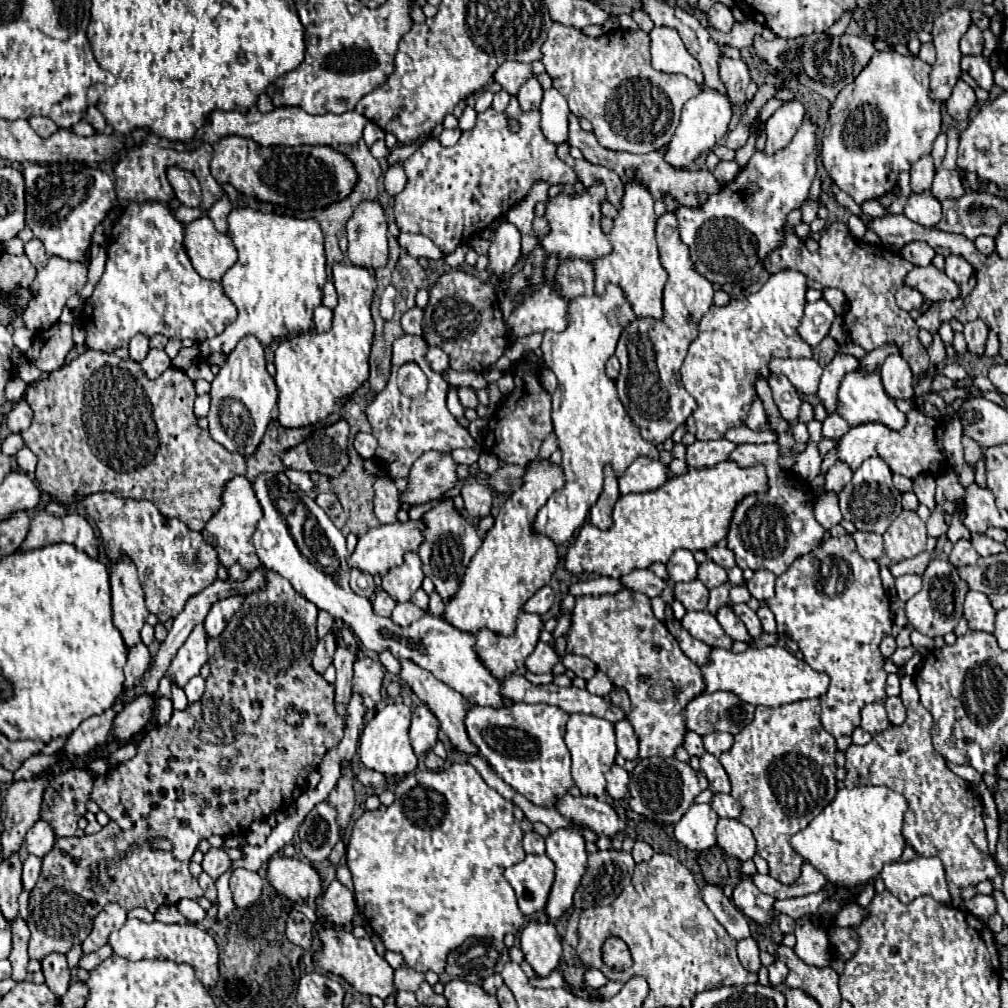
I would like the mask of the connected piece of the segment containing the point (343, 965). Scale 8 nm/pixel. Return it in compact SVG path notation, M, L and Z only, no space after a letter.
M324 924L318 930L318 938L322 942L322 948L310 952L310 958L314 960L316 966L320 966L322 970L332 972L336 976L342 976L360 994L388 998L394 992L392 968L384 958L380 958L376 954L376 950L374 950L374 946L368 938L356 938L350 930L336 928L336 926L330 926L330 924Z

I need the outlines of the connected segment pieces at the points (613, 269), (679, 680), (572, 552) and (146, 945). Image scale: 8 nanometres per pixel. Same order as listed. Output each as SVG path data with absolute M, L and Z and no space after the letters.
M628 170L626 180L624 180L624 196L622 196L622 206L618 210L618 216L614 218L612 230L608 234L608 240L612 244L612 252L608 256L602 256L600 260L588 260L596 272L594 280L594 292L598 296L604 294L606 282L612 282L620 286L630 300L634 312L638 318L652 316L652 318L662 318L662 290L668 278L668 272L664 272L664 266L660 264L660 252L656 248L656 238L654 238L654 228L656 228L656 214L654 214L654 198L636 180L636 172Z
M626 588L614 596L576 598L566 650L590 658L608 674L614 686L628 692L632 702L628 720L640 740L640 758L674 756L686 732L684 706L702 694L704 682L700 668L678 648L674 636L654 616L648 596Z
M724 460L716 464L714 468L702 468L702 470L688 470L682 476L668 478L664 486L658 490L644 493L630 493L620 496L612 512L613 526L610 530L600 530L594 524L586 522L578 532L574 542L570 544L566 552L566 570L574 576L580 576L584 572L598 574L598 576L610 576L610 578L620 578L624 572L632 572L636 568L648 568L654 562L666 564L668 558L672 556L674 550L686 548L690 552L694 550L708 550L716 546L722 538L728 534L728 524L732 518L732 512L736 504L754 492L764 492L766 490L766 470L764 466L754 466L754 468L738 468L734 462Z
M128 918L122 928L114 930L108 938L108 946L114 950L114 954L128 958L128 960L140 960L140 958L170 958L174 962L186 962L196 970L196 978L206 986L212 988L218 980L218 946L214 938L194 926L194 924L164 924L154 920L152 924L146 924L136 918Z

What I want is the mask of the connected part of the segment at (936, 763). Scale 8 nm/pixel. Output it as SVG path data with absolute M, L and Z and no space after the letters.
M912 676L902 678L900 698L908 710L908 718L902 726L888 726L866 746L852 744L846 750L848 776L844 784L848 788L856 784L880 784L906 796L908 812L904 816L902 828L906 842L916 850L916 854L938 856L942 860L952 894L952 904L964 910L960 890L968 884L976 886L978 882L992 880L996 876L996 864L988 852L986 842L982 804L978 802L972 786L956 776L946 766L944 758L932 748L932 716L918 700L918 690Z

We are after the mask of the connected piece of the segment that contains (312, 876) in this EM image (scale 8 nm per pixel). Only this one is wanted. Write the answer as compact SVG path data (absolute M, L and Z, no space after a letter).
M272 856L268 860L268 882L276 888L278 894L294 900L304 902L308 898L316 898L322 890L322 882L318 872L298 858L282 858Z

